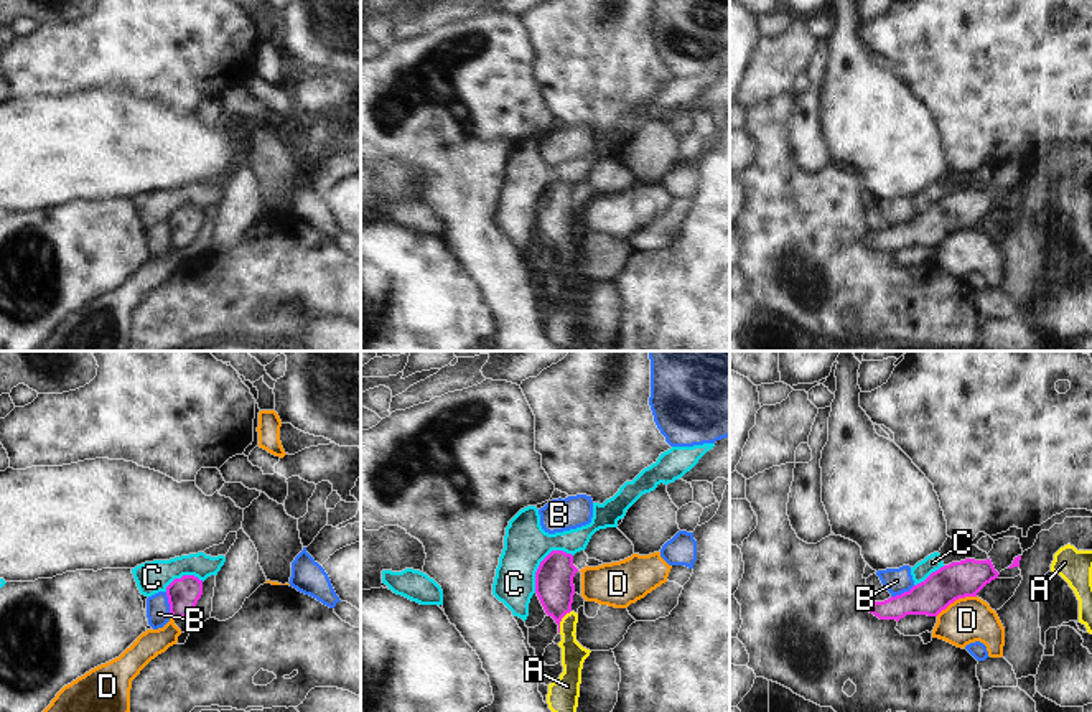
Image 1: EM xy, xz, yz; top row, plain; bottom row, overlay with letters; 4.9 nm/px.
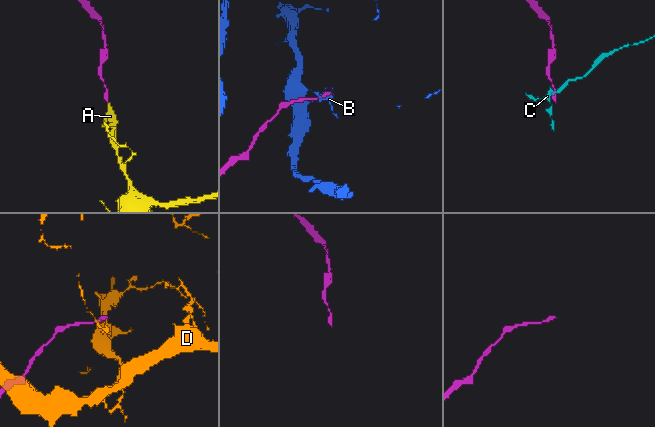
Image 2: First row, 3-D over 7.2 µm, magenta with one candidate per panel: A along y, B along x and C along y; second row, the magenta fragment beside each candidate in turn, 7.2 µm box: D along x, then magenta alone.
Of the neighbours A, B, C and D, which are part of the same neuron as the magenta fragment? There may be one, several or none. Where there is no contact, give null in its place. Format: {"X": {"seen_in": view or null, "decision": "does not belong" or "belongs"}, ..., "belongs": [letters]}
{"A": {"seen_in": "xz", "decision": "belongs"}, "B": {"seen_in": "xy", "decision": "does not belong"}, "C": {"seen_in": "xz", "decision": "does not belong"}, "D": {"seen_in": "yz", "decision": "does not belong"}, "belongs": ["A"]}

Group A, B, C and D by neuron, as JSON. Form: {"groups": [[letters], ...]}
{"groups": [["A"], ["B"], ["C"], ["D"]]}

